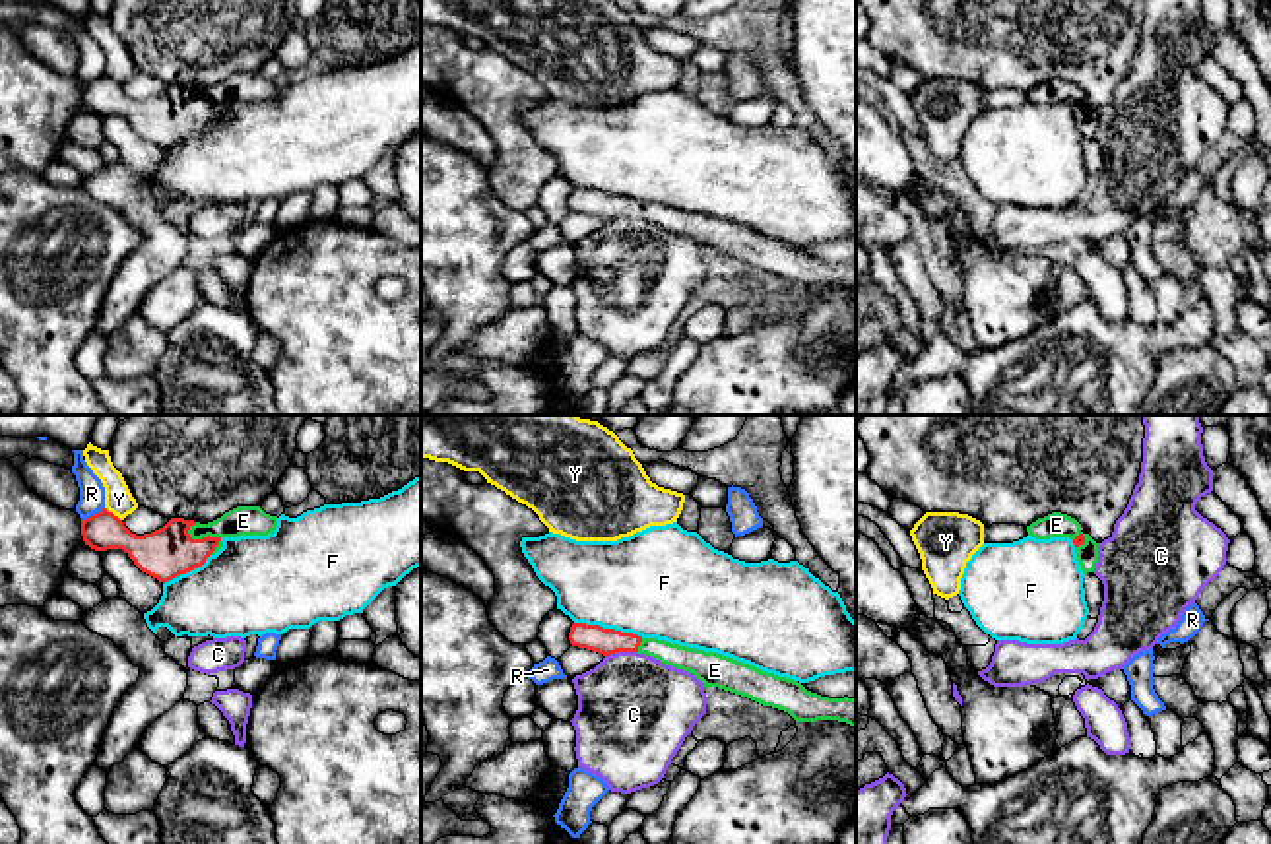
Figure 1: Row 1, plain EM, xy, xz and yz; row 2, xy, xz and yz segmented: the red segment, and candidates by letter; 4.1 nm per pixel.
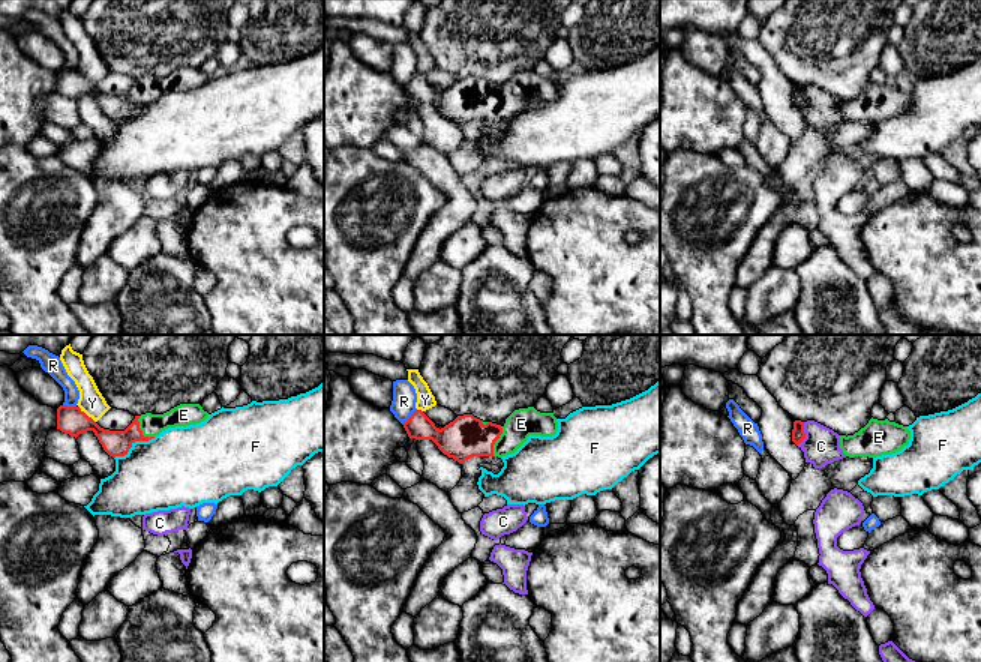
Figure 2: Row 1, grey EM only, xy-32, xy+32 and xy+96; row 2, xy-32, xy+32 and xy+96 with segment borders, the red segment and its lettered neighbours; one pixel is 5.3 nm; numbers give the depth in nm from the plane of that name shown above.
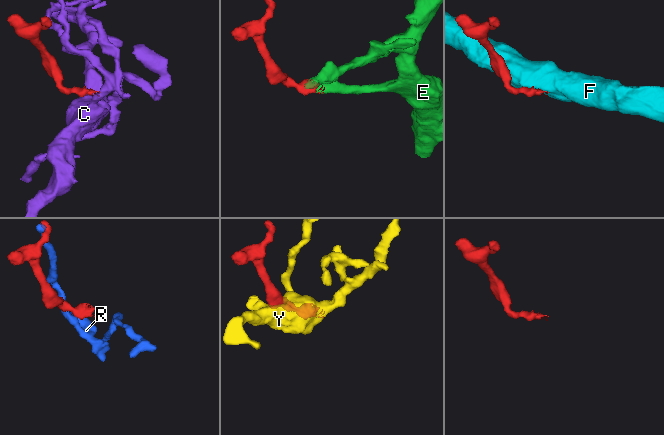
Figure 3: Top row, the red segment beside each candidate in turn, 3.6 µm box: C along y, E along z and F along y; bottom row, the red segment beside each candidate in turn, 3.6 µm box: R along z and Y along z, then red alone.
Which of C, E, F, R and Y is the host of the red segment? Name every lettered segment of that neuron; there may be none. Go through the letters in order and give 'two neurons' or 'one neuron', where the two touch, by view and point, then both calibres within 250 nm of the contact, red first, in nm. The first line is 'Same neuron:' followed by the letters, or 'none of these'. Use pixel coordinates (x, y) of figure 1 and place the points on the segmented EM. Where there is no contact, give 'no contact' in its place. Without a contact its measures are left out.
Same neuron: E
C: two neurons; meets red in xz at (621, 650); 110 nm thick on the red side, 460 nm on the other
E: one neuron; meets red in xy at (206, 538); 220 nm thick on the red side, 130 nm on the other
F: two neurons; meets red in xz at (610, 629); 110 nm thick on the red side, 440 nm on the other
R: two neurons; meets red in xy at (94, 515); 160 nm thick on the red side, 110 nm on the other
Y: two neurons; meets red in xy at (111, 513); 180 nm thick on the red side, 120 nm on the other

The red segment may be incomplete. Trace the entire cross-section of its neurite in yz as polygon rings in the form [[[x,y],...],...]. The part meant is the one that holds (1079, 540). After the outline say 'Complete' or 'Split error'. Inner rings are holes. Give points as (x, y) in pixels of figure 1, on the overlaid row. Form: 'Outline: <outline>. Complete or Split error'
Outline: [[[1052,512],[1027,526],[1028,536],[1036,539],[1069,537],[1075,545],[1083,574],[1094,572],[1098,563],[1098,543],[1081,532],[1081,524],[1061,512]]]. Split error

